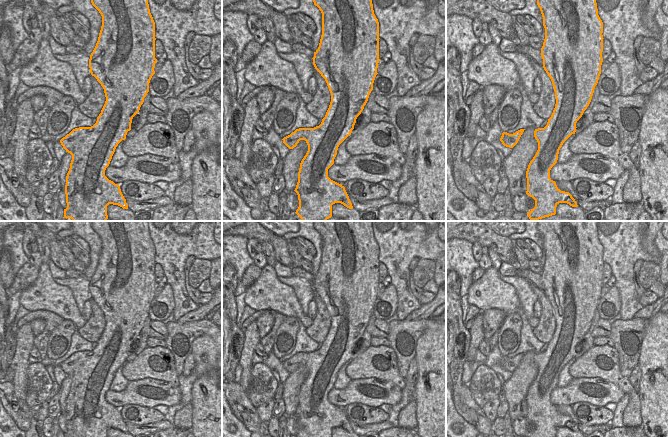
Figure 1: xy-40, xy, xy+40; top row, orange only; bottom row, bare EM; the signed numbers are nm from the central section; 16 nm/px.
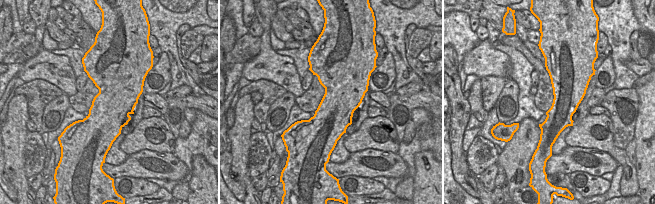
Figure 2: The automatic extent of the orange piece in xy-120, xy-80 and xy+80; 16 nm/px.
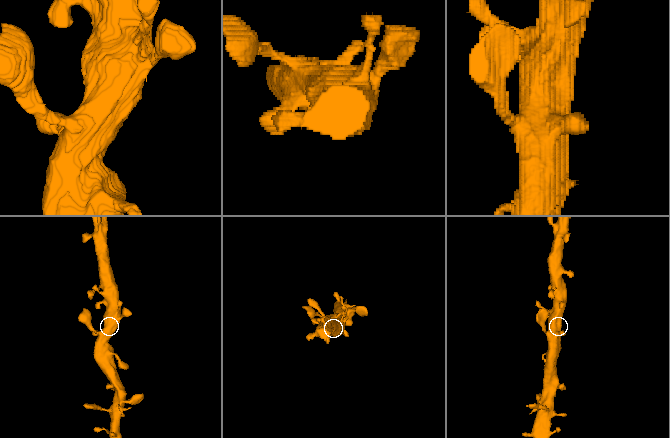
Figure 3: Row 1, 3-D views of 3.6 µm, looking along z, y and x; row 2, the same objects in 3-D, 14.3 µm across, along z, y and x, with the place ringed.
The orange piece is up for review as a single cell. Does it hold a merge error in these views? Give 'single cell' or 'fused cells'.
single cell

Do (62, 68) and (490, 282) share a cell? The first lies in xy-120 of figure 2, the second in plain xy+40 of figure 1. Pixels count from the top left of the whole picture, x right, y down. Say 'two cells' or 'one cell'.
one cell

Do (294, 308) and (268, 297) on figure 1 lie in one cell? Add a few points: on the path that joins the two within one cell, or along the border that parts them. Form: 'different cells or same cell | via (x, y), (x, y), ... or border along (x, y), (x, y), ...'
same cell | via (288, 305), (280, 297), (274, 297)

